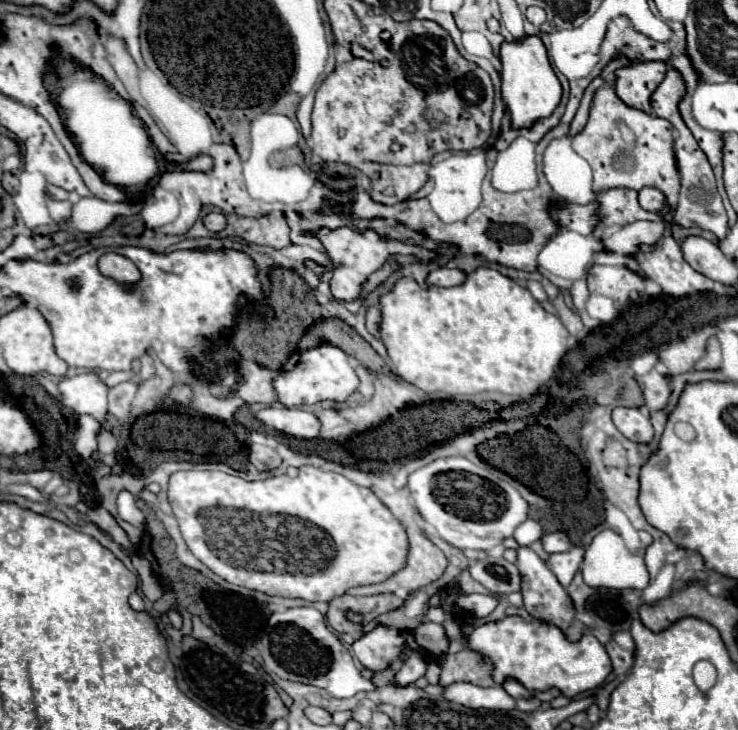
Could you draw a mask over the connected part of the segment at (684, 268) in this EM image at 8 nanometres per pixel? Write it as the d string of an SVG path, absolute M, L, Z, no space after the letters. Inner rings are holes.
M667 230L667 234L665 234L665 238L659 240L657 244L653 244L653 246L641 244L639 252L635 254L635 260L637 260L637 264L639 264L641 274L647 276L647 278L651 278L651 280L655 280L655 282L663 288L663 292L669 294L669 296L679 298L679 296L685 296L685 294L705 292L705 290L711 290L711 288L713 288L713 280L709 280L705 274L693 270L693 268L681 258L681 248L679 248L679 244L675 242L675 238L673 238L673 234L671 234L669 230Z

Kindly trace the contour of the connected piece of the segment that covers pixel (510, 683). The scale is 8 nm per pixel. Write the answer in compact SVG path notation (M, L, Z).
M507 680L505 684L503 684L503 688L513 696L513 698L525 698L525 700L529 700L531 698L531 692L527 690L527 688L523 688L519 682L515 682L515 680Z

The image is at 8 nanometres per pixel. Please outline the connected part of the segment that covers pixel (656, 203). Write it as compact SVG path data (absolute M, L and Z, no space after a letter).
M641 188L639 190L639 204L649 210L649 212L657 212L657 210L669 210L665 196L655 190L655 188Z

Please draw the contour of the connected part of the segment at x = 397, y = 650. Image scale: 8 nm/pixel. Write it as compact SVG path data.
M377 624L351 644L351 654L369 670L383 672L399 660L407 632L401 628Z

